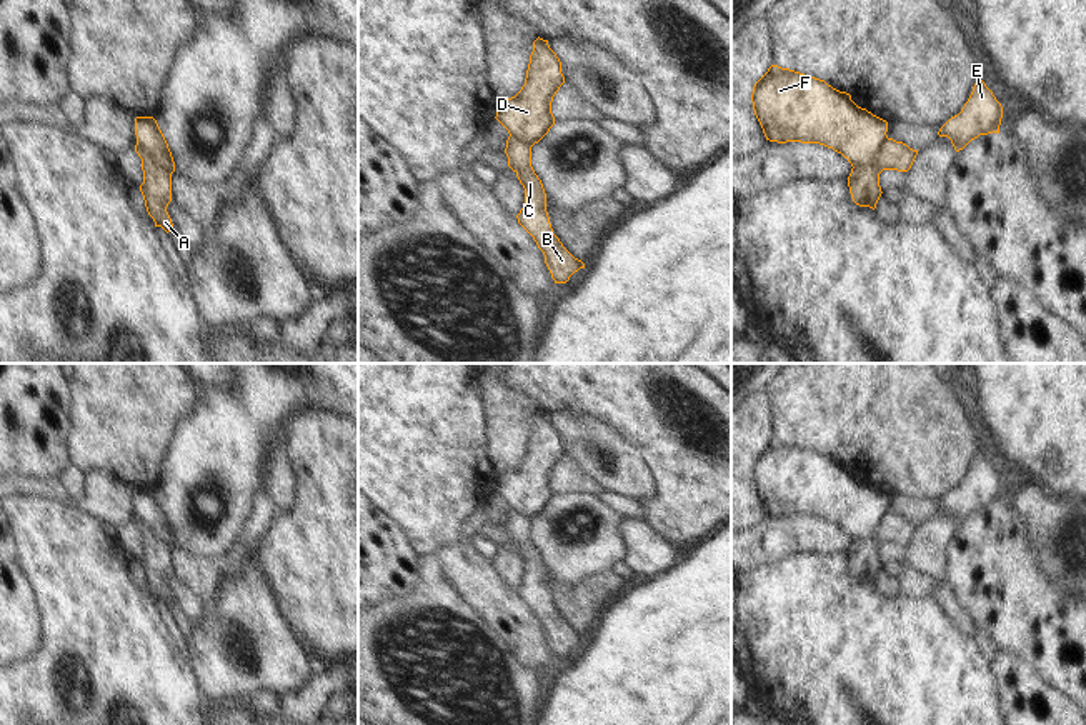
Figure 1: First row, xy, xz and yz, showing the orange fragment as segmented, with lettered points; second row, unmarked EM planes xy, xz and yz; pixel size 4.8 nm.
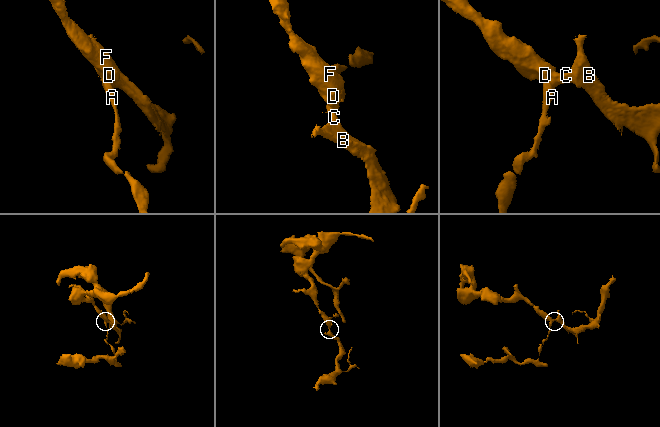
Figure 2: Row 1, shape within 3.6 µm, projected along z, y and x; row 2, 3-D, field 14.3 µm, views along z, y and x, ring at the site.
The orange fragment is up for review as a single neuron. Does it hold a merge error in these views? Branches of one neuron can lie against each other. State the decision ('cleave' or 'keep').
cleave

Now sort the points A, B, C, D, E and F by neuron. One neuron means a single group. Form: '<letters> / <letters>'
A B C E / D F

